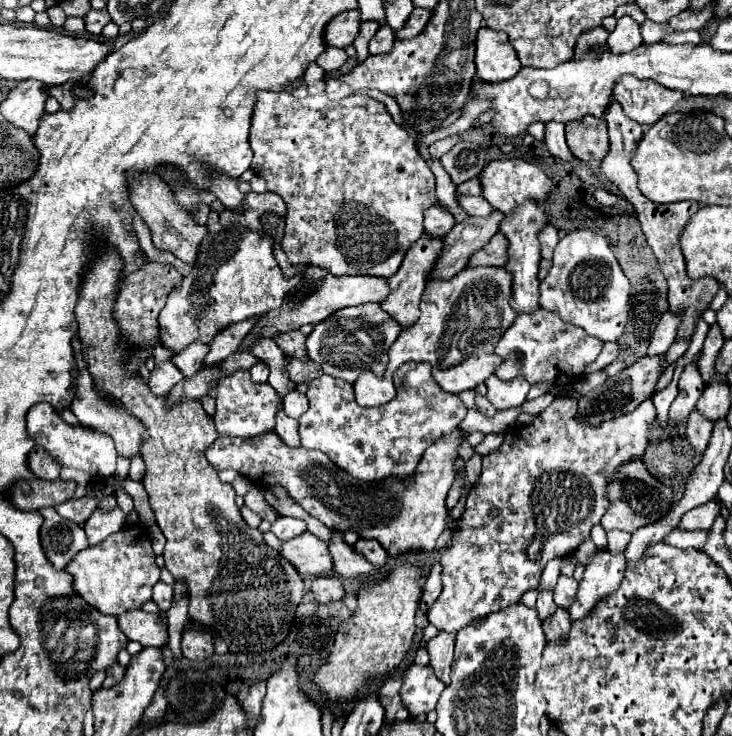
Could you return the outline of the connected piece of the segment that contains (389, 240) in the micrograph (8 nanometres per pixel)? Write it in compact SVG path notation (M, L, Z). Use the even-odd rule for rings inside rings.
M315 62L309 64L309 68L305 70L305 76L301 80L295 80L293 84L289 84L285 90L279 92L271 92L271 90L259 90L255 94L255 104L253 104L253 116L251 116L251 128L249 128L249 142L251 142L251 150L253 150L253 162L251 162L251 170L265 178L267 182L267 190L273 194L279 194L285 204L287 204L287 220L285 220L285 234L281 238L281 248L287 254L289 262L299 266L299 264L313 264L319 268L329 270L335 276L381 276L381 278L391 278L393 272L399 270L403 256L407 252L407 248L425 232L423 230L423 212L437 202L435 198L435 174L429 170L429 166L425 164L425 160L421 158L421 154L417 152L415 146L415 138L401 126L397 126L391 118L391 114L387 112L387 106L383 102L377 102L373 98L367 96L347 96L345 100L333 102L328 100L326 93L326 82L323 81L323 70L321 66L317 66ZM305 84L309 94L299 100L293 96L293 92Z

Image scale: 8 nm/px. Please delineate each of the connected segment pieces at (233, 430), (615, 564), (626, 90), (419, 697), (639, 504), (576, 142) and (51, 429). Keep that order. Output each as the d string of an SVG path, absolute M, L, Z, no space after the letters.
M237 370L235 374L223 378L217 384L217 408L213 414L215 430L219 436L259 436L265 432L273 432L275 416L281 410L283 402L277 390L271 384L255 384L249 378L249 370Z
M607 548L597 550L585 566L585 574L579 582L577 596L569 608L571 620L585 616L585 612L593 610L597 600L609 596L609 592L613 592L621 584L625 568L627 564L623 552L613 554Z
M625 74L615 82L613 98L631 120L639 124L653 124L683 98L683 92L673 92L657 82Z
M409 664L401 686L401 698L411 716L425 716L435 710L435 704L445 690L445 684L435 676L431 666Z
M631 458L627 462L623 462L617 472L613 474L611 482L607 484L607 498L611 502L611 506L607 508L605 516L601 518L601 526L605 530L627 530L627 532L635 532L637 528L651 524L653 520L659 520L673 504L673 494L671 488L657 482L643 466L643 462L639 458Z
M583 116L567 124L567 146L583 162L601 162L609 154L607 124L595 116Z
M41 402L35 404L35 408L29 410L27 416L27 434L29 438L41 446L61 468L75 468L91 474L97 482L103 482L105 478L115 474L115 462L117 462L117 450L113 444L113 438L105 436L103 432L97 432L95 428L85 428L83 424L67 424L51 404Z

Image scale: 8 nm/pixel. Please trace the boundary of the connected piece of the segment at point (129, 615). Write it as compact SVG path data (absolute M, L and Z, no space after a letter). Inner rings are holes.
M145 610L123 612L119 616L119 628L121 632L125 632L129 640L141 642L143 646L161 648L169 640L167 622L161 620L161 612L157 614L149 614Z

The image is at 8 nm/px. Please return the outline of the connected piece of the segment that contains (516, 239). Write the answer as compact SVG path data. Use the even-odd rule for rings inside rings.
M523 204L517 208L517 212L511 212L505 216L505 222L501 222L501 232L509 240L509 264L505 266L509 272L513 272L513 296L511 296L511 308L515 312L535 312L539 308L539 240L537 232L547 224L547 212L539 204Z

